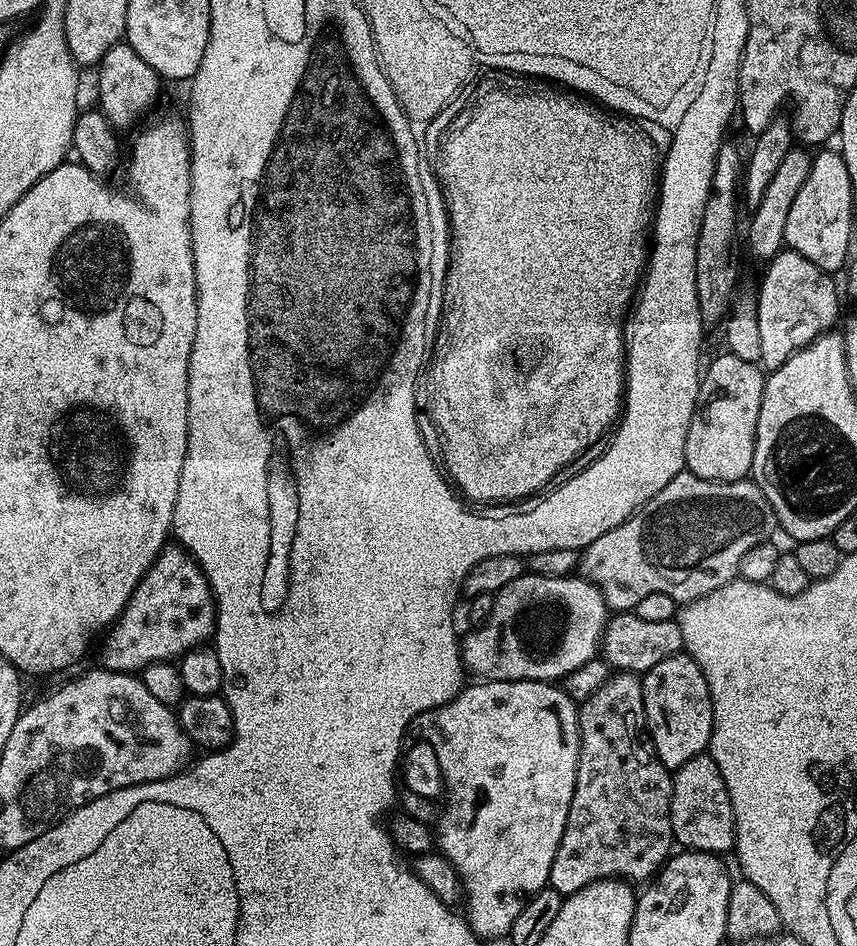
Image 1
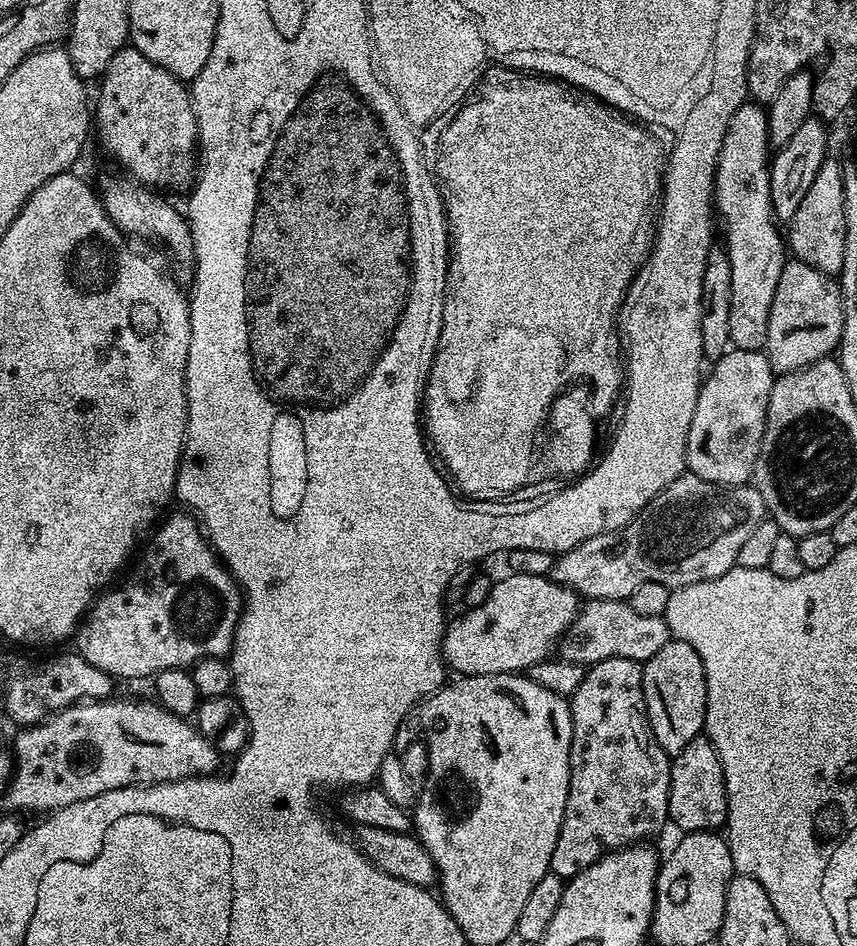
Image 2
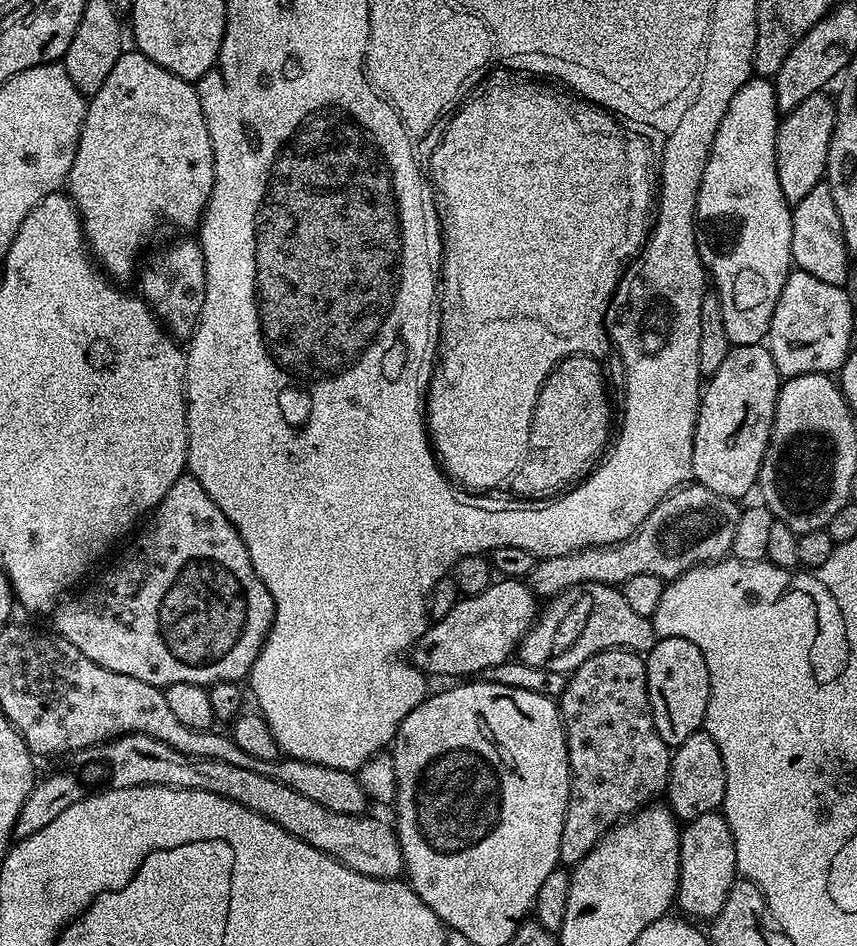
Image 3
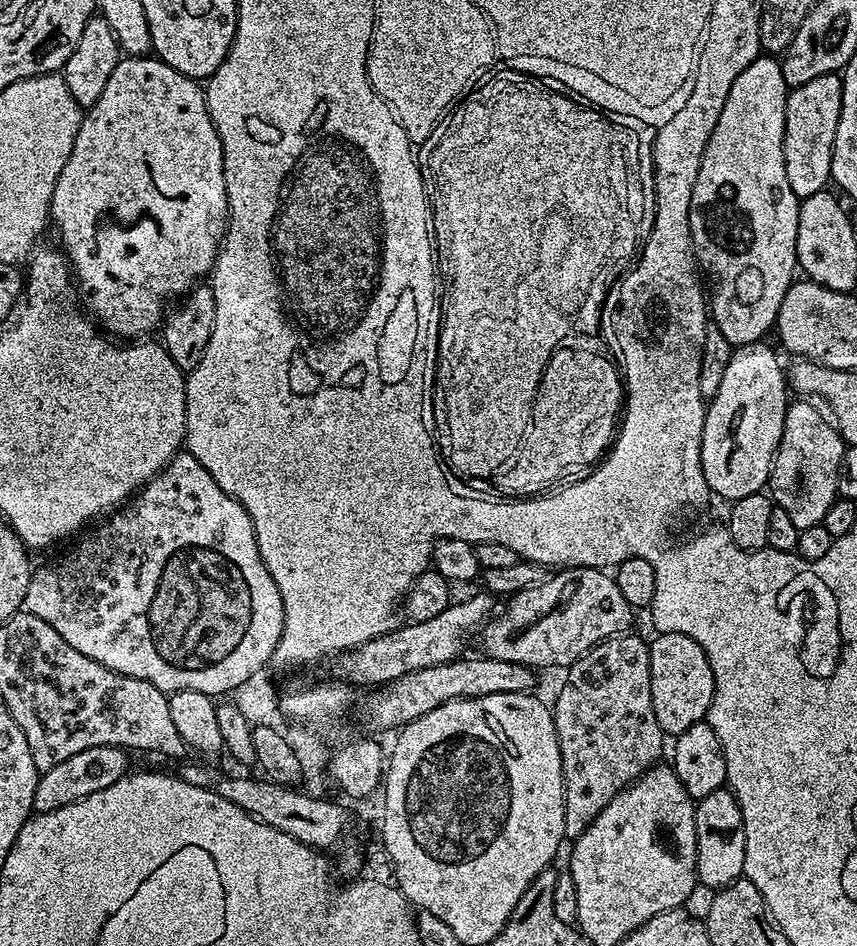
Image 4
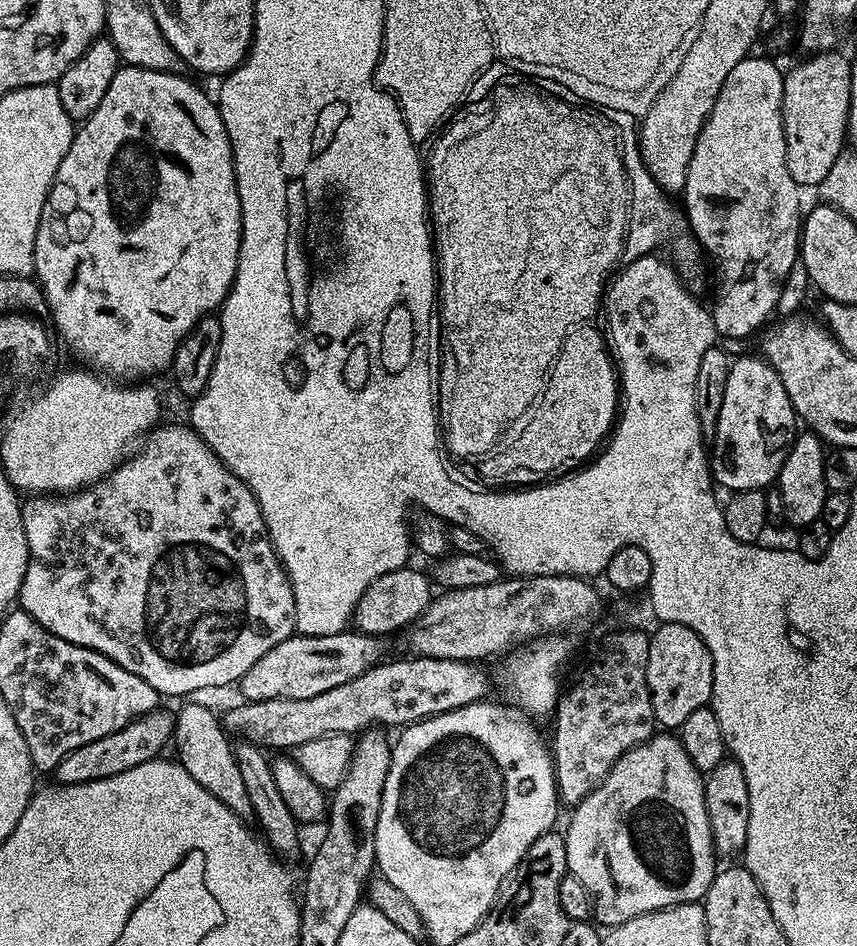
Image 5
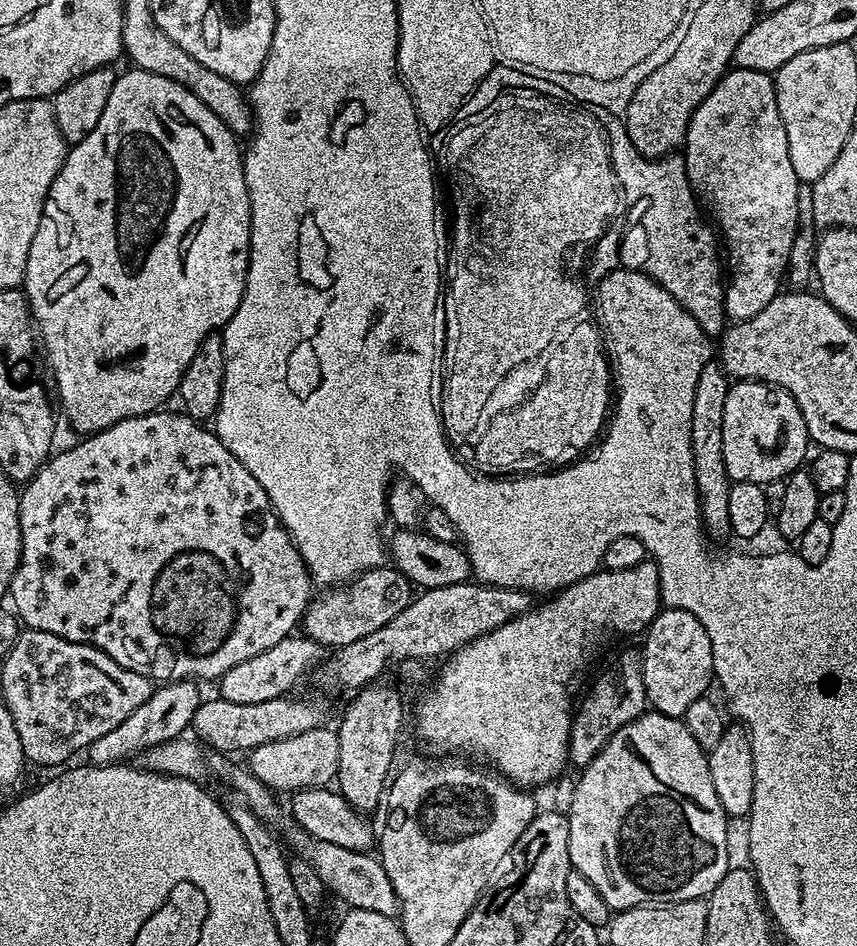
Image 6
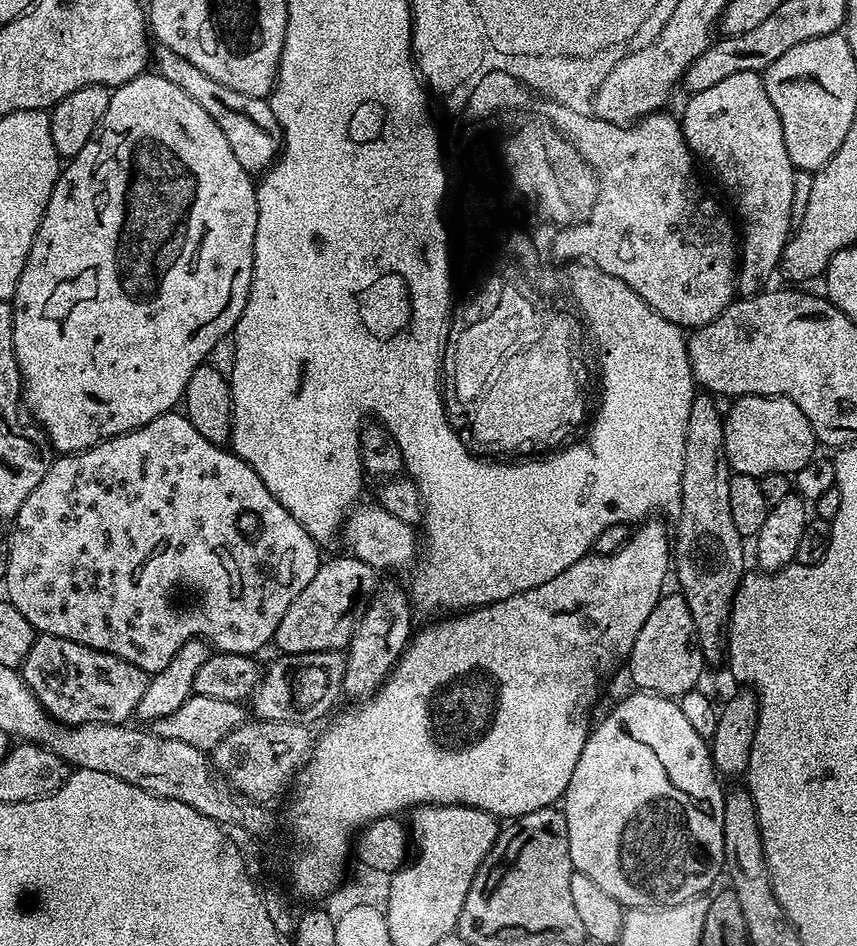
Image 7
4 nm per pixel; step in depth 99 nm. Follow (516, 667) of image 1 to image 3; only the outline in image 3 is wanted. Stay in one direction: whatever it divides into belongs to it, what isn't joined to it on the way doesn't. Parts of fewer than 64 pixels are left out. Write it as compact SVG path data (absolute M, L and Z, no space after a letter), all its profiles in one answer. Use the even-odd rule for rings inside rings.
M497 579L489 588L482 590L482 594L458 599L448 614L429 623L428 629L410 649L411 663L429 677L475 677L488 668L513 659L537 615L538 597L528 589L524 580Z

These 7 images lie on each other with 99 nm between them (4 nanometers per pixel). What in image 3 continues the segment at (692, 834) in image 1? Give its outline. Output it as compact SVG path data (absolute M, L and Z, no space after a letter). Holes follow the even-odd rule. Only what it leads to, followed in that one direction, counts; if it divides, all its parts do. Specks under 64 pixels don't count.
M695 732L690 734L690 738L686 738L686 742L675 745L668 765L666 789L666 804L671 808L673 816L687 822L702 814L710 814L723 805L725 794L726 770L722 754L718 754L718 746L708 732Z

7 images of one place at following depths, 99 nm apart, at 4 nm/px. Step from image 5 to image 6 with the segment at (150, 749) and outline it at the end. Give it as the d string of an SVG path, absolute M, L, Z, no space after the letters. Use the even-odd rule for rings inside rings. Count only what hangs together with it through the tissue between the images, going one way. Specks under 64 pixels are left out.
M173 680L161 683L153 691L152 696L146 698L146 702L142 702L142 706L138 706L138 710L134 710L134 714L130 714L130 718L126 718L126 722L122 722L122 726L110 730L110 734L102 734L102 738L98 738L87 748L87 763L119 764L127 761L129 758L139 757L140 753L145 752L150 746L158 746L162 742L181 739L187 733L184 731L189 731L192 728L192 719L198 710L198 706L202 703L202 695L200 696L200 692L196 687L197 685L190 680Z

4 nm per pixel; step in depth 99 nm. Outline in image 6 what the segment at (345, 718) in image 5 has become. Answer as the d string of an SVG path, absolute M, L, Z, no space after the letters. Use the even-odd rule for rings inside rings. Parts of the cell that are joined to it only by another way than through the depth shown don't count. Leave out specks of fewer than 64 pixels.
M219 698L205 699L192 719L192 728L201 736L199 739L212 747L216 754L247 753L253 748L274 742L278 738L290 738L306 730L314 730L325 723L324 708L308 700L281 698L270 702L226 702Z

